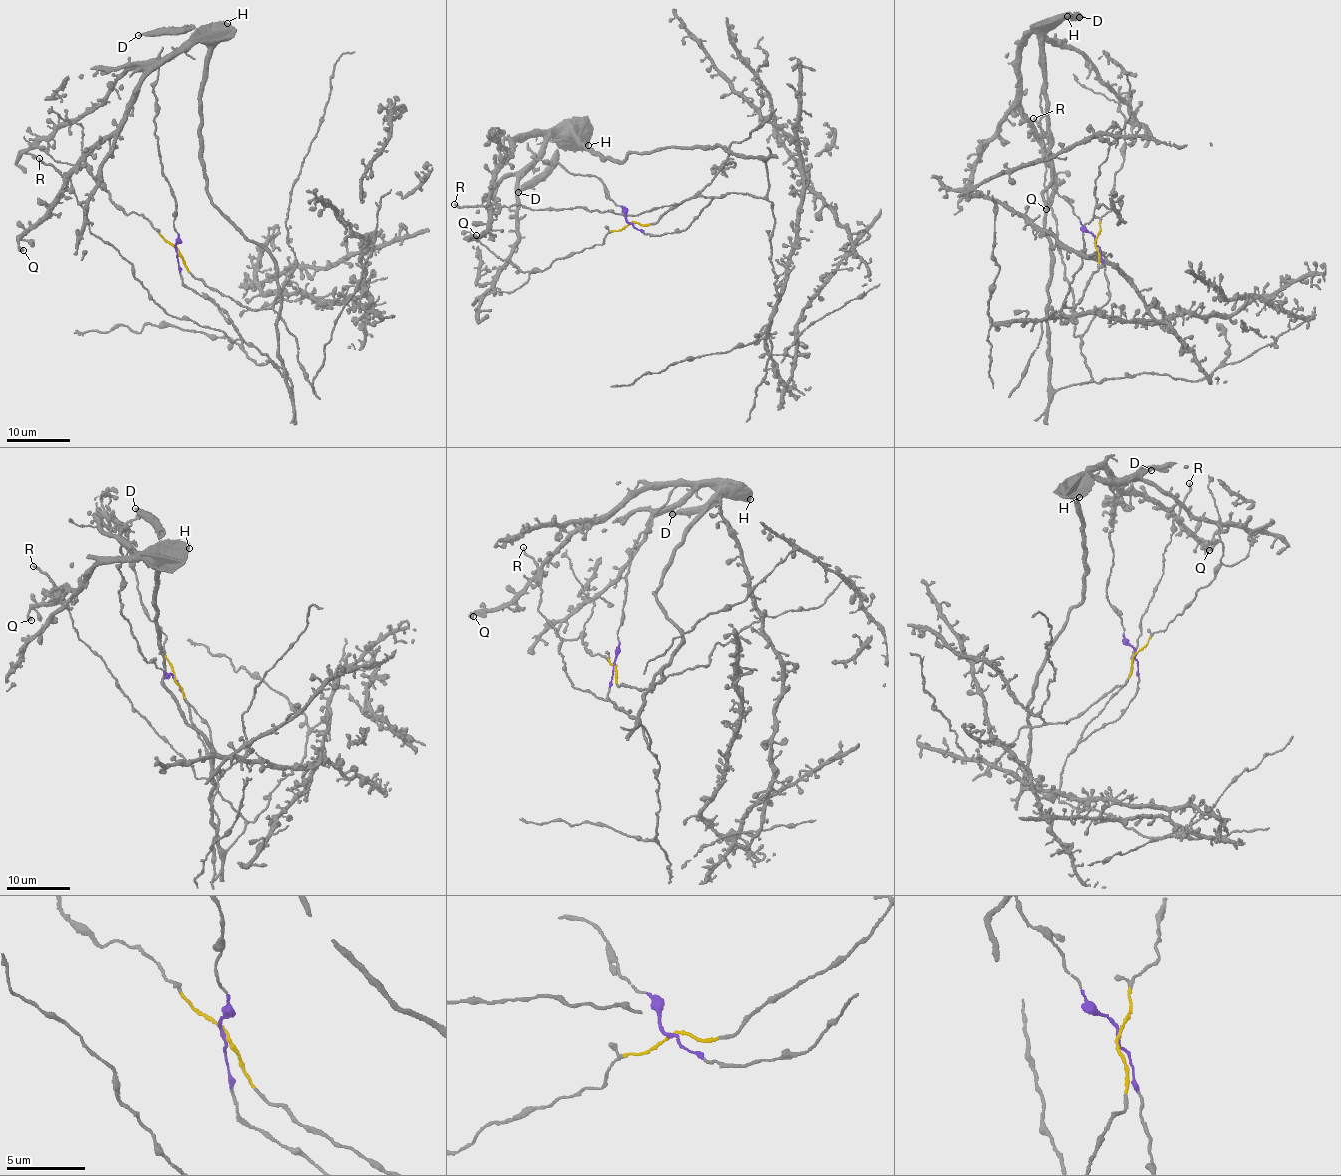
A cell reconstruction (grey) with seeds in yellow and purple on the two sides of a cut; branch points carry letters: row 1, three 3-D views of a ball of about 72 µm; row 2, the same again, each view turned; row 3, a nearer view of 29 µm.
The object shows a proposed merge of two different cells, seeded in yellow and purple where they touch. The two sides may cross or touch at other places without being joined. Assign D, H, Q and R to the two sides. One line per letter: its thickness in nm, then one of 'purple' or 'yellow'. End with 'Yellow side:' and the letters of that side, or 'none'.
D: 220 nm thick; purple
H: 500 nm thick; purple
Q: 400 nm thick; purple
R: 190 nm thick; purple
Yellow side: none

